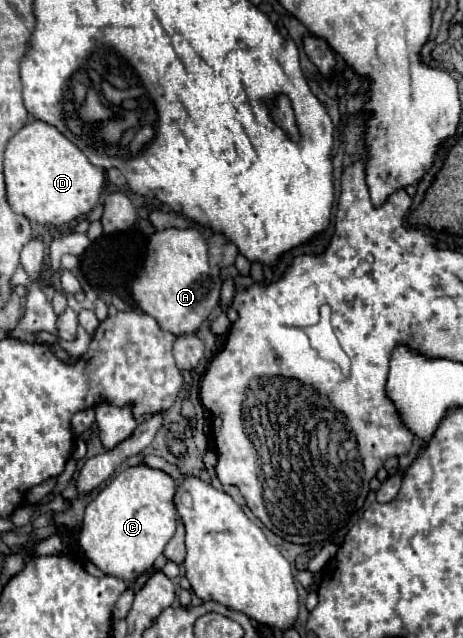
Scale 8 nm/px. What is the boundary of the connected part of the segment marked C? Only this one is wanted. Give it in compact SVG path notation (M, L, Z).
M140 463L120 471L86 507L78 537L86 557L112 577L126 583L136 581L148 567L154 565L176 531L178 511L174 495L176 481L160 469Z

